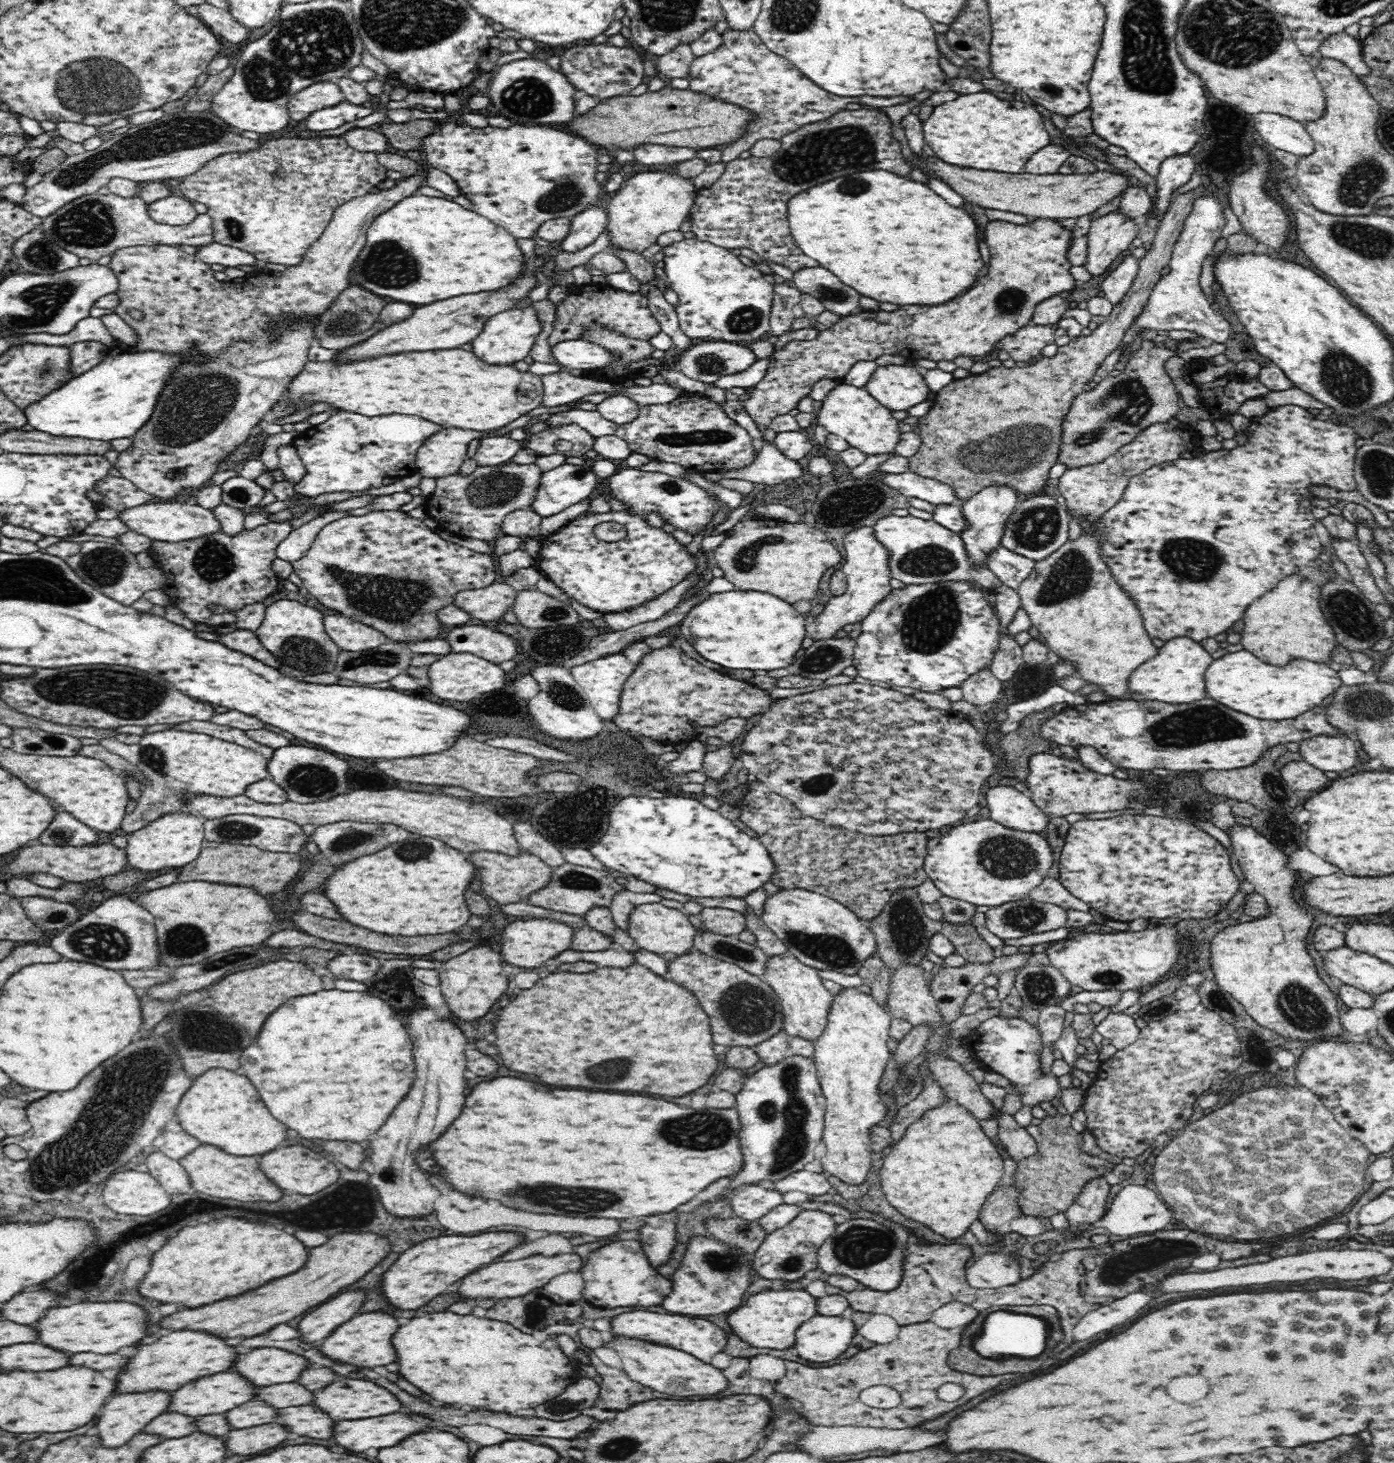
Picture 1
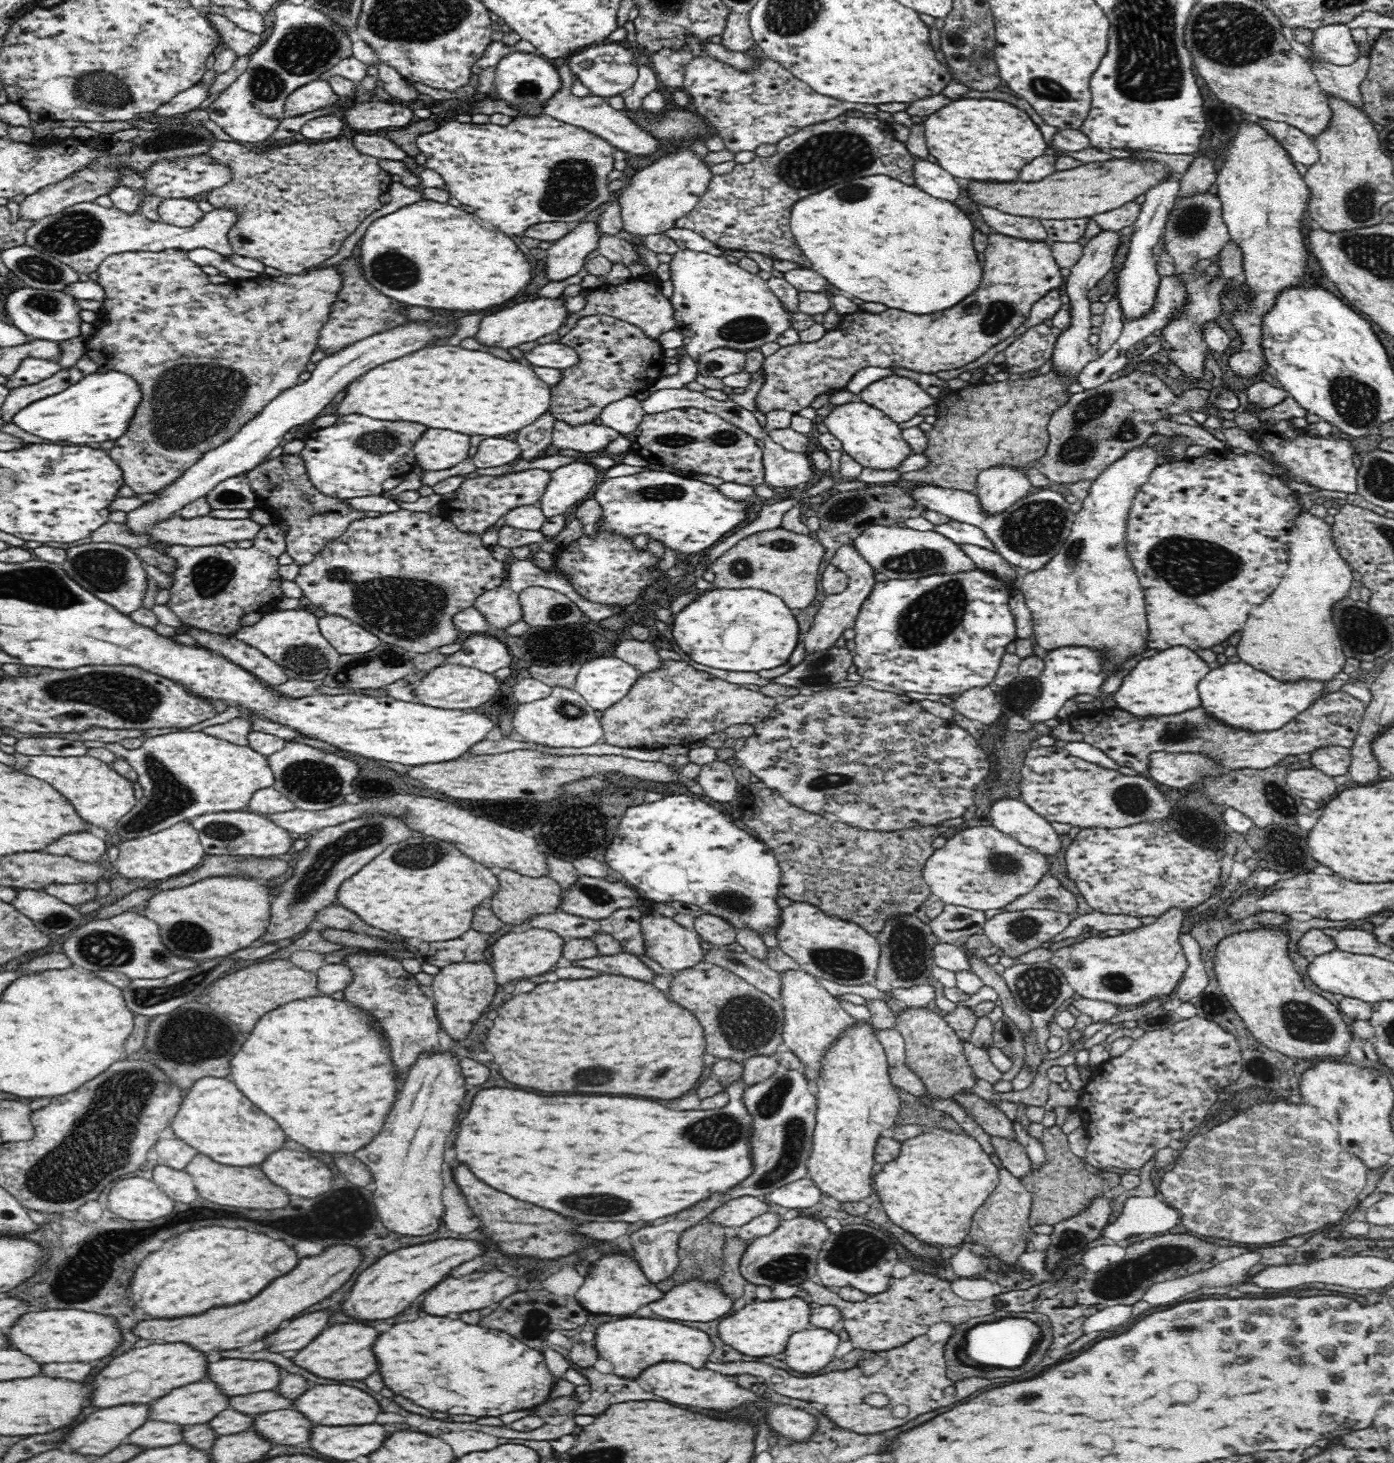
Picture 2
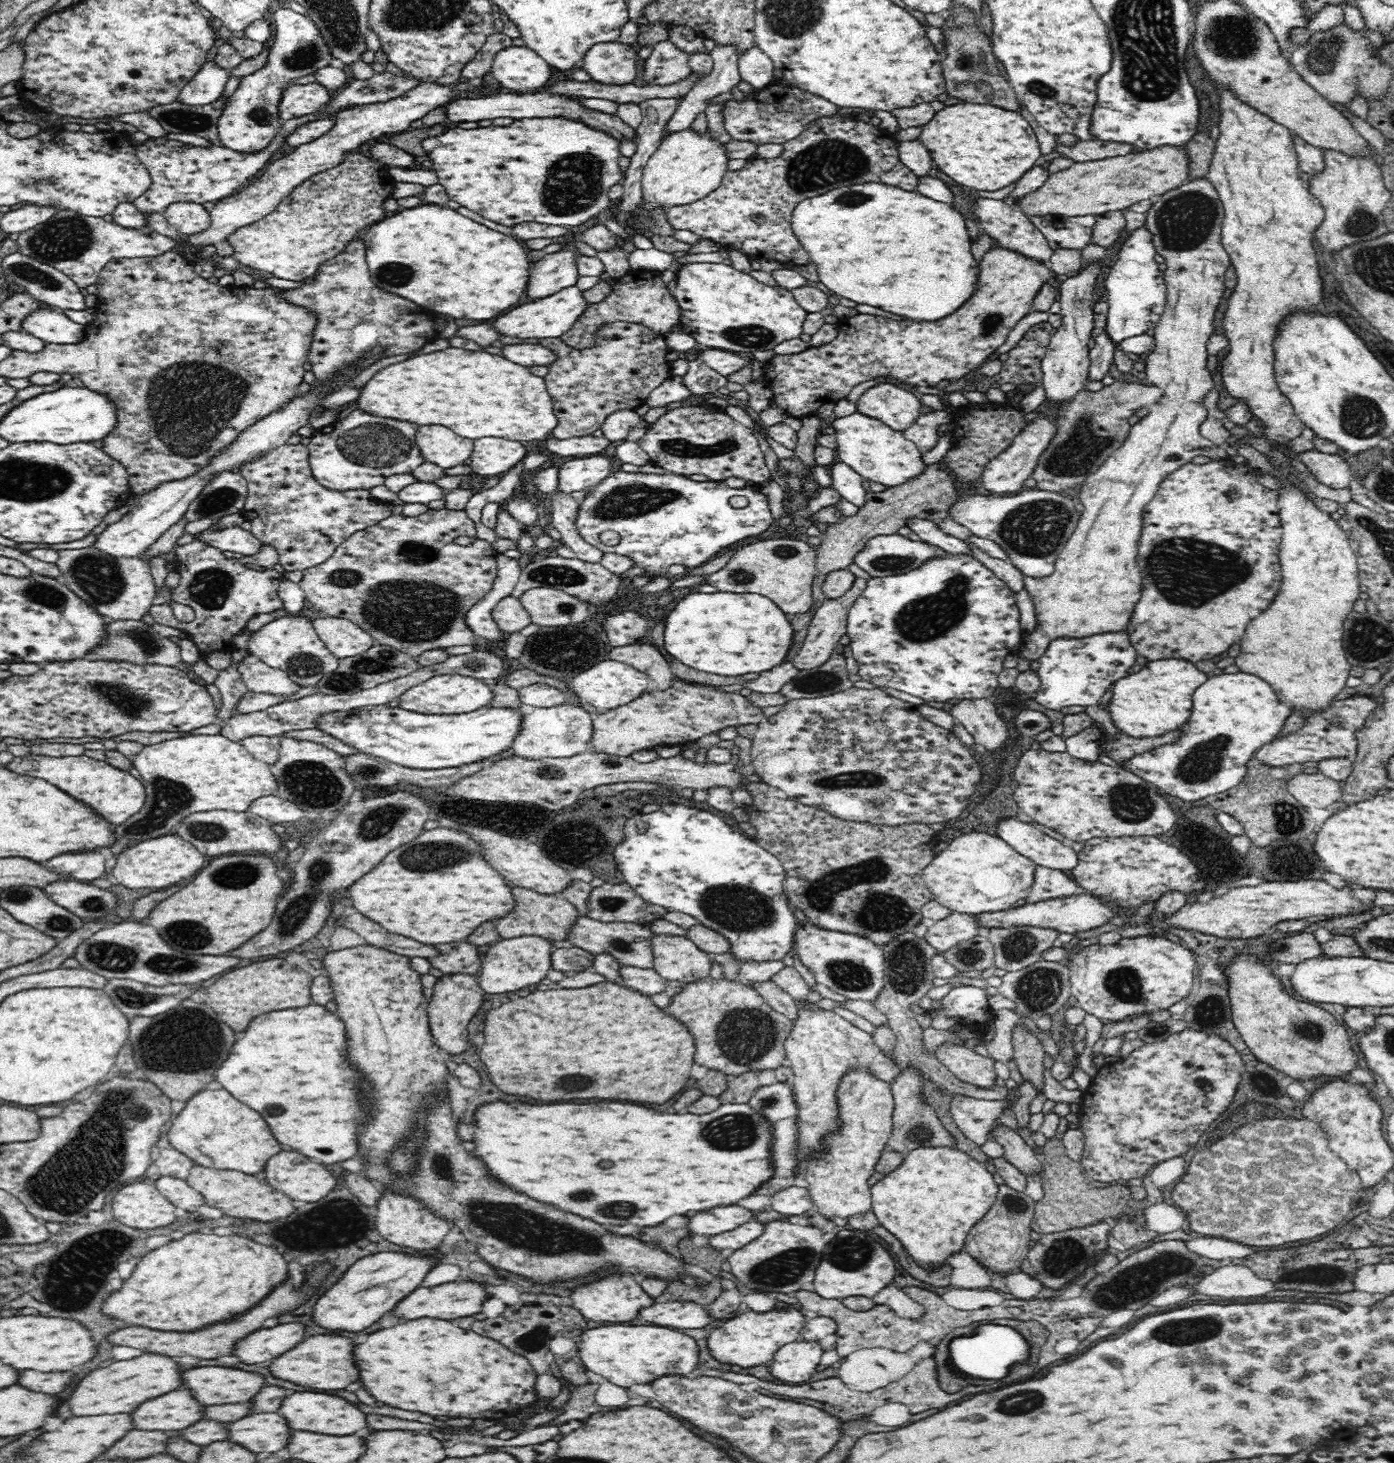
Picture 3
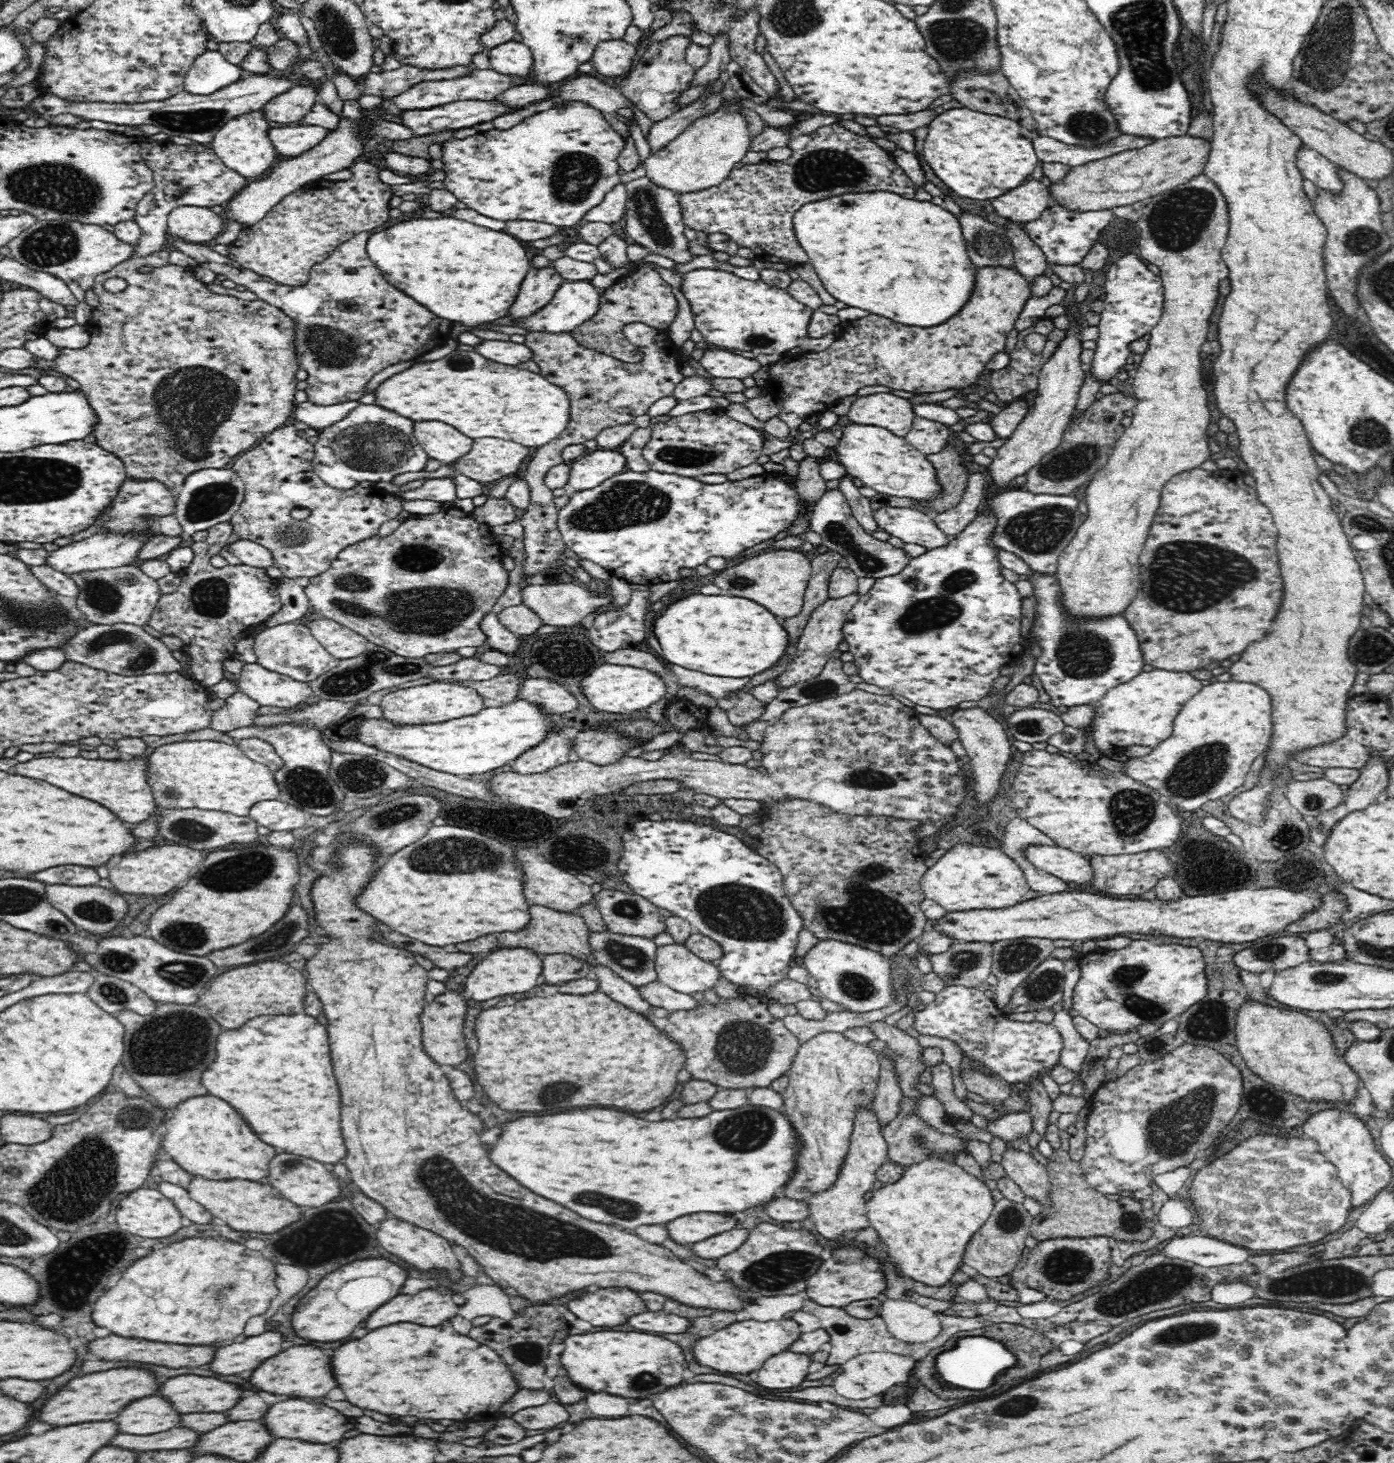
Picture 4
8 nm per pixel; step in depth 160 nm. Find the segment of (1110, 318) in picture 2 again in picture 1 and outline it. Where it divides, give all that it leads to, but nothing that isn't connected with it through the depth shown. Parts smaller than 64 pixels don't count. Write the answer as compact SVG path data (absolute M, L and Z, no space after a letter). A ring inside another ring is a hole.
M1132 254L1126 256L1118 267L1101 282L1100 289L1104 291L1105 299L1116 306L1130 290L1138 271L1139 260Z

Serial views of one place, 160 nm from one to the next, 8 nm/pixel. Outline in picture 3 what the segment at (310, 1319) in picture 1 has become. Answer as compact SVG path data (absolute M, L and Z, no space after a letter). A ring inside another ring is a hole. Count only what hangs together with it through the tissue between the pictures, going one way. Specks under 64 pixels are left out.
M280 1324L274 1328L262 1328L237 1342L231 1354L244 1364L267 1363L302 1342L304 1334L306 1332L302 1324Z

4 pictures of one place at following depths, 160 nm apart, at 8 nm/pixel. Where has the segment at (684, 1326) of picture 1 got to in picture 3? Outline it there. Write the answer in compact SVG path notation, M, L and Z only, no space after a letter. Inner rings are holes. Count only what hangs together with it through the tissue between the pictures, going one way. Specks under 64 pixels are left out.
M602 1324L598 1328L585 1329L576 1345L586 1369L625 1389L634 1384L650 1384L668 1374L686 1376L699 1367L698 1345L693 1337L667 1326Z

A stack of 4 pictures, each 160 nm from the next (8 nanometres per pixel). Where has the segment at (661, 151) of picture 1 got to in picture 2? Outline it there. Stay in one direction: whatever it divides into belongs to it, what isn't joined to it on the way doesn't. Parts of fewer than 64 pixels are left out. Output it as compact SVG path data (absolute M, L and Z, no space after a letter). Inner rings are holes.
M561 64L557 67L562 81L562 90L554 93L552 100L548 100L544 104L544 115L550 116L560 122L585 128L586 131L592 132L606 140L609 144L615 147L620 152L630 153L636 156L648 156L657 151L662 150L661 143L656 138L652 137L646 130L643 130L637 122L632 121L627 114L622 110L614 110L608 104L606 98L598 96L584 96L578 98L571 93L572 70L566 64Z

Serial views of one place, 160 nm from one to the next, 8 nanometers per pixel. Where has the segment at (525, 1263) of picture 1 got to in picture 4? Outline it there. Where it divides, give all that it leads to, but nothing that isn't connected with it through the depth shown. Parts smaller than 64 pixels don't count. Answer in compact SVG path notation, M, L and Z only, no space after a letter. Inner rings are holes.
M435 1289L422 1290L414 1296L396 1296L380 1310L368 1316L366 1328L376 1330L396 1322L416 1322L420 1326L448 1324L450 1318L458 1314L461 1300L452 1291L438 1294ZM454 1296L454 1300L450 1298Z

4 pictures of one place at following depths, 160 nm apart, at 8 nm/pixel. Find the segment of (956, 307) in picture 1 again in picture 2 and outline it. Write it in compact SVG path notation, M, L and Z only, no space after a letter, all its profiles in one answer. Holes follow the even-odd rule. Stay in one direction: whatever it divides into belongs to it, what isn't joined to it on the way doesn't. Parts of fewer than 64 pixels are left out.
M997 232L988 236L988 246L984 250L984 276L980 288L962 300L962 304L952 306L950 310L934 314L912 314L904 310L884 310L870 313L858 310L841 316L841 323L816 342L800 342L793 346L781 347L778 352L764 359L765 381L755 398L757 410L764 415L773 410L787 410L798 413L811 406L815 396L833 394L846 388L852 376L866 368L906 368L920 374L936 374L940 370L954 370L974 362L986 354L995 344L1006 340L1030 316L1032 305L1052 289L1062 289L1065 278L1052 256L1050 240L1034 242L1026 238L1012 238Z

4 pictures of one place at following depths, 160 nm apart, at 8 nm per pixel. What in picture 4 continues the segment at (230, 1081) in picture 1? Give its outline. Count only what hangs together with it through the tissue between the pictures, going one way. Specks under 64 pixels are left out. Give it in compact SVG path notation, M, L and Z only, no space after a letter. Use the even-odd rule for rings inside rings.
M200 1096L200 1098L188 1098L180 1102L172 1109L172 1116L162 1122L161 1146L172 1156L172 1161L182 1167L186 1172L194 1176L201 1176L208 1180L232 1180L242 1178L254 1182L265 1181L268 1176L268 1164L276 1156L274 1148L260 1142L256 1134L250 1132L250 1128L242 1122L240 1116L236 1116L236 1110L228 1106L224 1100L214 1096Z

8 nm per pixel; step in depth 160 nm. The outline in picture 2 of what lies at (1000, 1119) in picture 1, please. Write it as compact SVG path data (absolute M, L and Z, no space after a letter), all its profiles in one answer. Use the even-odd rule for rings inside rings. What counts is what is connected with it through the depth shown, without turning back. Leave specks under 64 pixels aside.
M991 1136L991 1144L995 1148L996 1155L1012 1176L1021 1179L1031 1170L1032 1165L1024 1147L1016 1138L1000 1138Z

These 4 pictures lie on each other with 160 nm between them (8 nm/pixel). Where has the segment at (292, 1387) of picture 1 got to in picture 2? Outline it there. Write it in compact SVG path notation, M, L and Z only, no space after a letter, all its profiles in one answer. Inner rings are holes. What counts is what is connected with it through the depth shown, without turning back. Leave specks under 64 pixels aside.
M262 1390L252 1392L252 1394L230 1397L228 1409L255 1416L260 1413L293 1408L293 1402L294 1400L288 1400L275 1390Z

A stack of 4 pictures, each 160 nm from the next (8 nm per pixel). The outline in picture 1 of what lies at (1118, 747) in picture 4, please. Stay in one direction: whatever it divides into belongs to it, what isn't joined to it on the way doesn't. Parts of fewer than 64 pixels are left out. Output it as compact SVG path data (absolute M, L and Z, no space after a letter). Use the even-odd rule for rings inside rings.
M1182 636L1170 638L1158 649L1156 656L1132 672L1132 678L1128 682L1129 700L1188 704L1206 699L1208 697L1204 676L1213 660L1211 654L1200 645L1200 642Z

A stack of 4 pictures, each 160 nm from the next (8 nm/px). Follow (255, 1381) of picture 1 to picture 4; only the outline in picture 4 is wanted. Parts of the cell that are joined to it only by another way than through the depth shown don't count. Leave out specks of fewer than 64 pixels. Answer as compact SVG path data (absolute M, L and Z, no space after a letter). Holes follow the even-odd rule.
M180 1375L169 1378L160 1386L158 1394L168 1398L168 1402L178 1410L180 1414L192 1412L224 1412L229 1411L235 1404L239 1403L240 1394L243 1389L240 1385L228 1383L218 1379L218 1376L202 1377L199 1375Z

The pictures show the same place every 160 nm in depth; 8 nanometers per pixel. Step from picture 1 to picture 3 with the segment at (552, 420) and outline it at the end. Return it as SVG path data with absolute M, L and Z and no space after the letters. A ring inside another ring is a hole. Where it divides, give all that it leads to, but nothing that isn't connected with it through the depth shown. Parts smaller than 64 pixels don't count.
M551 436L546 440L546 448L558 455L558 461L569 458L587 457L611 452L612 442L605 436L580 436L558 440Z

